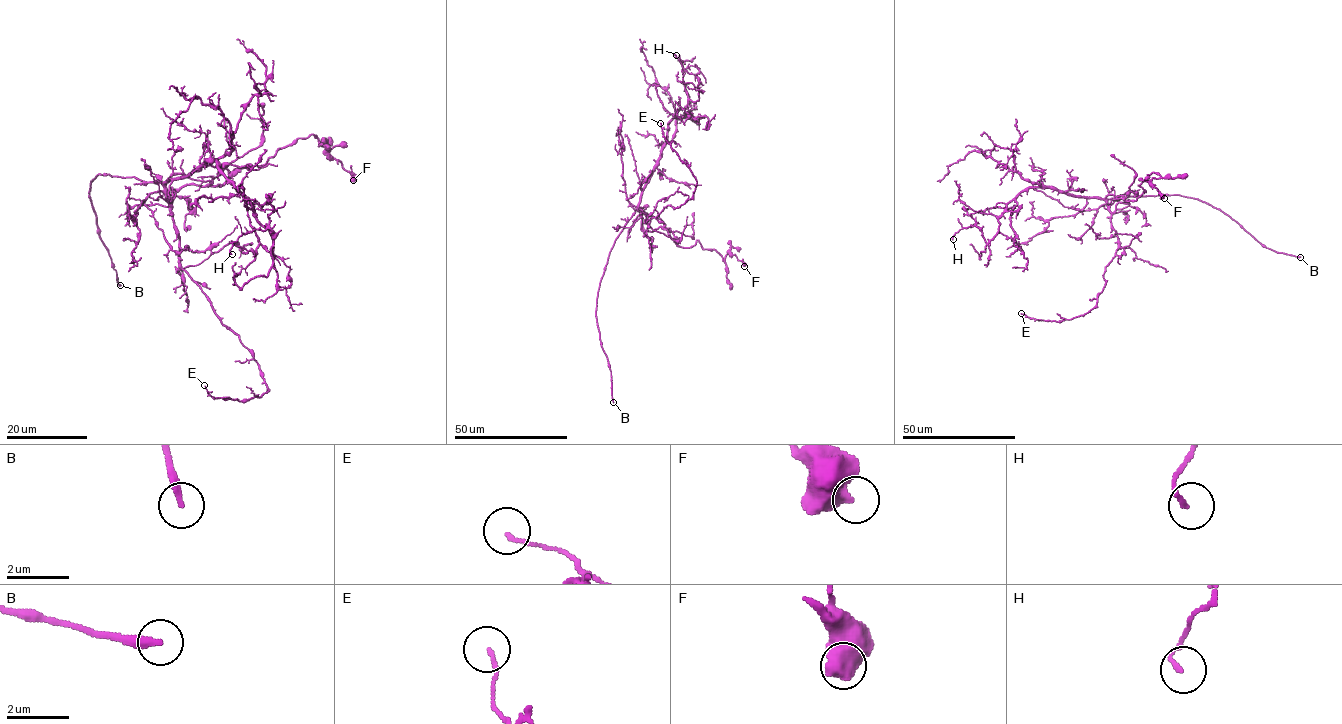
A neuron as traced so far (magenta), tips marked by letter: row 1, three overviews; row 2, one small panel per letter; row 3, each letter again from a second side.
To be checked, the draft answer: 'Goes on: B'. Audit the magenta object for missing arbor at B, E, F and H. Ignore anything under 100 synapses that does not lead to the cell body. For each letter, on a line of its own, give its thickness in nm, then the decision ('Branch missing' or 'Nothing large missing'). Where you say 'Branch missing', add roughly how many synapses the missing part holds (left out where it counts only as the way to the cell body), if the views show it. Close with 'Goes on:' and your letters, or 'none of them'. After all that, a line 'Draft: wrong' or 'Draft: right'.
B: Thickness 280 nm. Branch missing
E: Thickness 110 nm. Nothing large missing
F: Thickness 550 nm. Nothing large missing
H: Thickness 140 nm. Nothing large missing
Goes on: B
Draft: right

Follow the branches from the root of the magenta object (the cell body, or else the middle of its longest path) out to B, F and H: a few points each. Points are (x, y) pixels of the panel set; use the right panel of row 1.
B: (1103, 199), (1158, 195), (1198, 199), (1228, 215), (1267, 248), (1300, 257)
F: (1103, 199), (1113, 194), (1135, 200), (1145, 192), (1138, 185), (1153, 172), (1160, 177), (1151, 184), (1164, 198)
H: (1103, 199), (1026, 187), (1007, 205), (998, 232), (987, 243), (975, 225), (961, 229), (953, 239)

